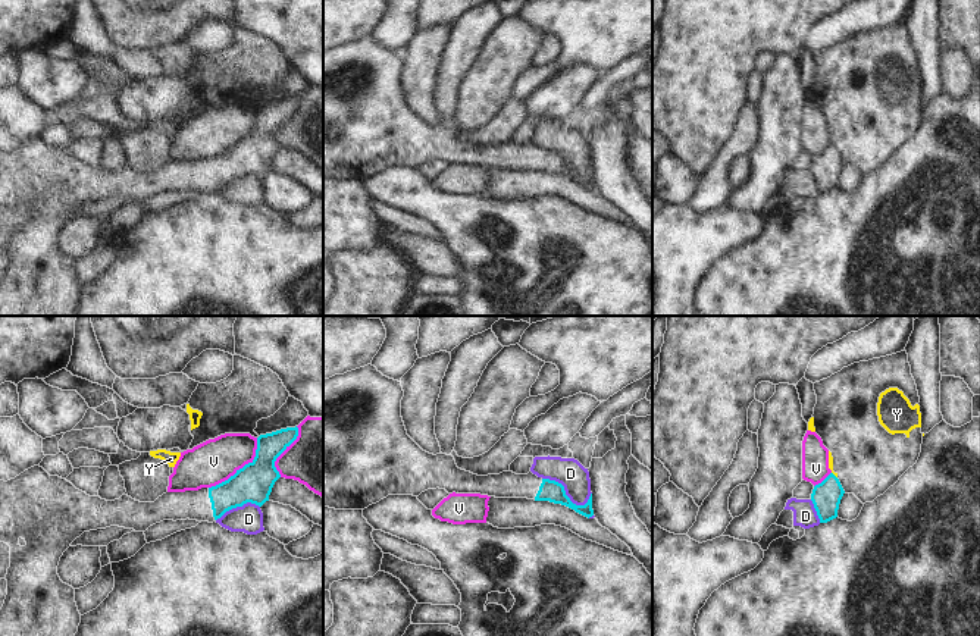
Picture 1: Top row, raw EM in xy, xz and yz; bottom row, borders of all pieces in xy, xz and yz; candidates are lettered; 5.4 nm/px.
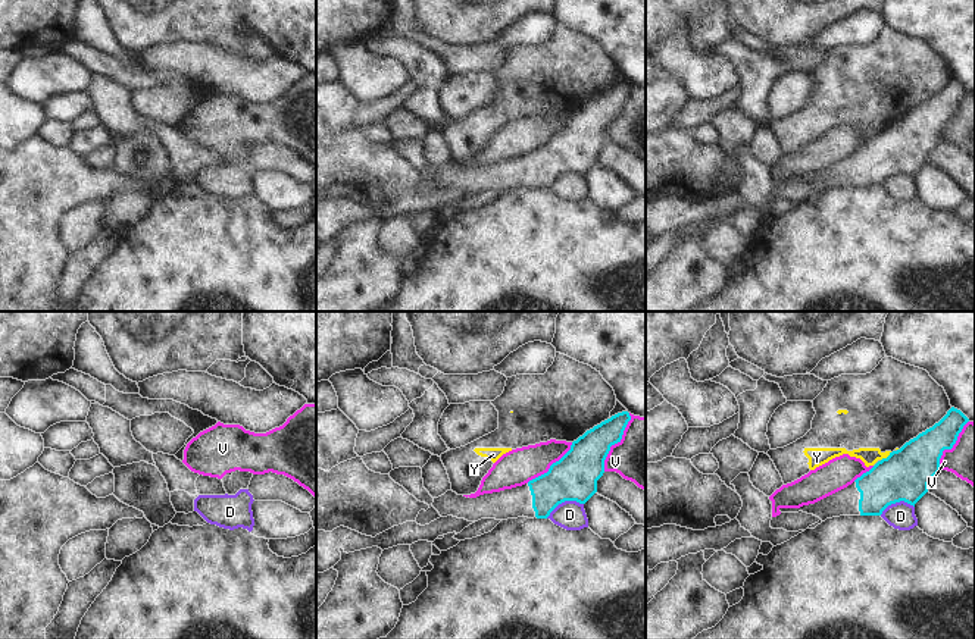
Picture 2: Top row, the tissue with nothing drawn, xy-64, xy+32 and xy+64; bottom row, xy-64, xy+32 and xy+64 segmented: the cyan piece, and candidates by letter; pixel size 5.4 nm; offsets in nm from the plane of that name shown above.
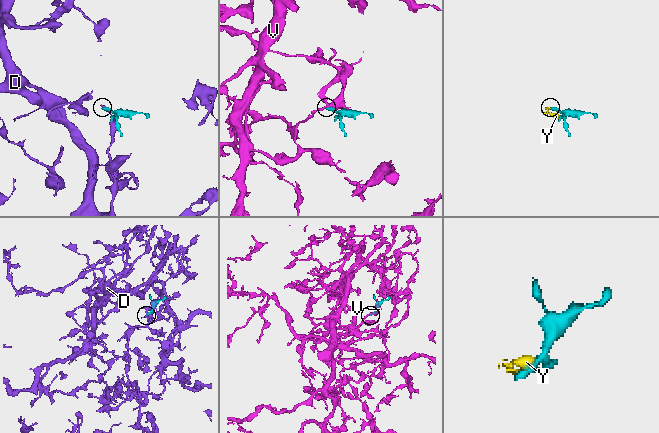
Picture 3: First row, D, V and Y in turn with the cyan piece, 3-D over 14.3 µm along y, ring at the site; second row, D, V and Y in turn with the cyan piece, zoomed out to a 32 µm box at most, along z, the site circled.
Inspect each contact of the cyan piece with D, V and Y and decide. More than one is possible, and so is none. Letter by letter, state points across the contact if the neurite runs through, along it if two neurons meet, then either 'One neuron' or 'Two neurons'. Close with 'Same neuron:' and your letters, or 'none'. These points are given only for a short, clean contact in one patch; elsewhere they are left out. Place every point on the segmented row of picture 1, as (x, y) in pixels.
D: Boundary: xz (542, 478), (557, 481), (576, 504), (584, 504), (591, 495). Two neurons
V: Two neurons
Y: Boundary: yz (832, 472), (836, 478). Two neurons
Same neuron: none.

